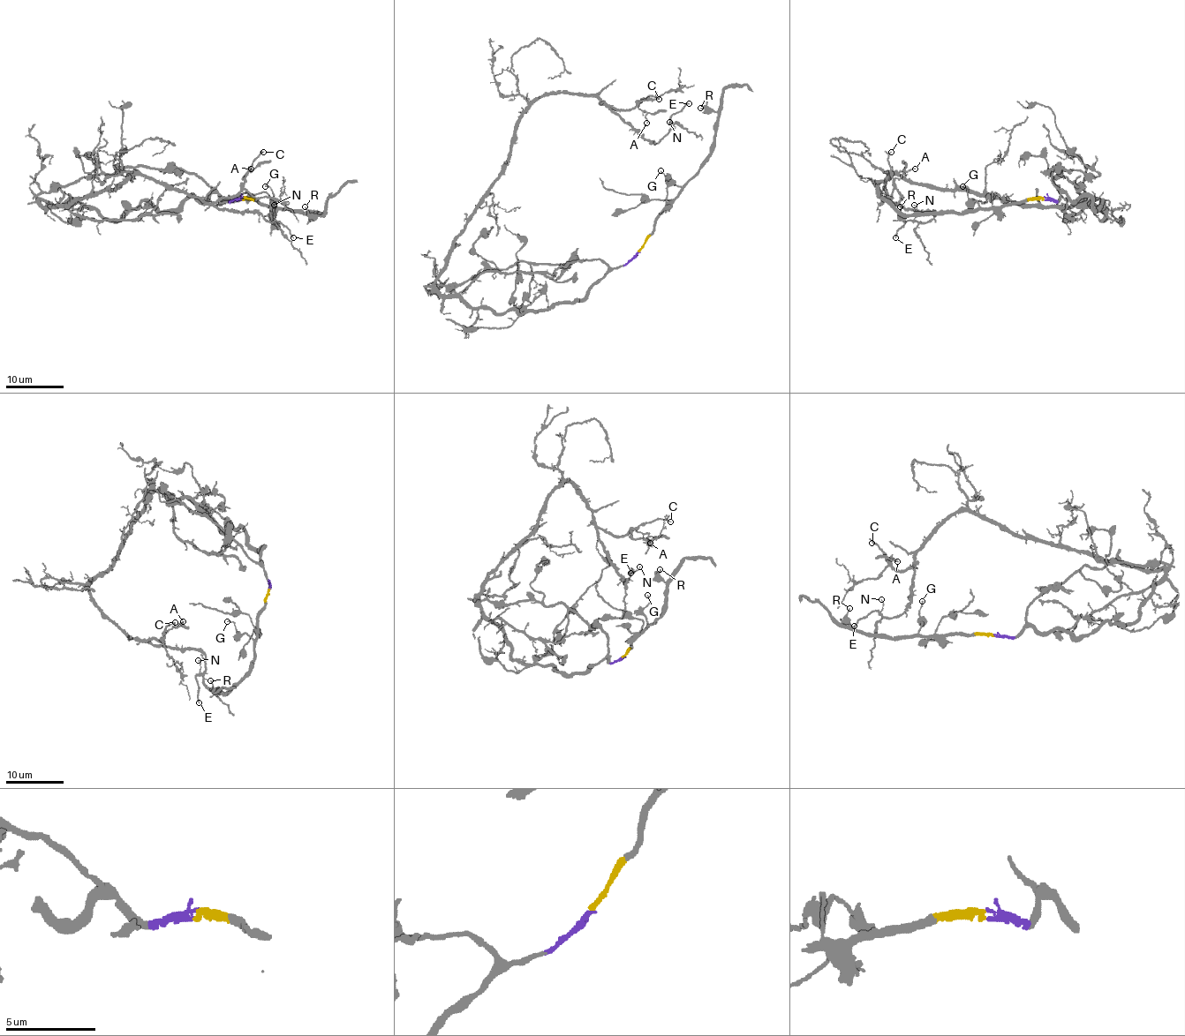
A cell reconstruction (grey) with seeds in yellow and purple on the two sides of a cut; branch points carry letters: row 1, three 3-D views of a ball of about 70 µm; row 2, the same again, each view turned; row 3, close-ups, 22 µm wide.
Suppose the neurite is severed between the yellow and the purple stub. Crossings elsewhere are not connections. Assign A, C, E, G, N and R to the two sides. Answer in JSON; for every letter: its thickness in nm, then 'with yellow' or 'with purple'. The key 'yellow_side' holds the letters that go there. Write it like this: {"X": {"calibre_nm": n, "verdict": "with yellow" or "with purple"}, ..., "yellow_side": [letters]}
{"A": {"calibre_nm": 120, "verdict": "with purple"}, "C": {"calibre_nm": 110, "verdict": "with purple"}, "E": {"calibre_nm": 160, "verdict": "with purple"}, "G": {"calibre_nm": 130, "verdict": "with yellow"}, "N": {"calibre_nm": 100, "verdict": "with purple"}, "R": {"calibre_nm": 130, "verdict": "with yellow"}, "yellow_side": ["G", "R"]}

